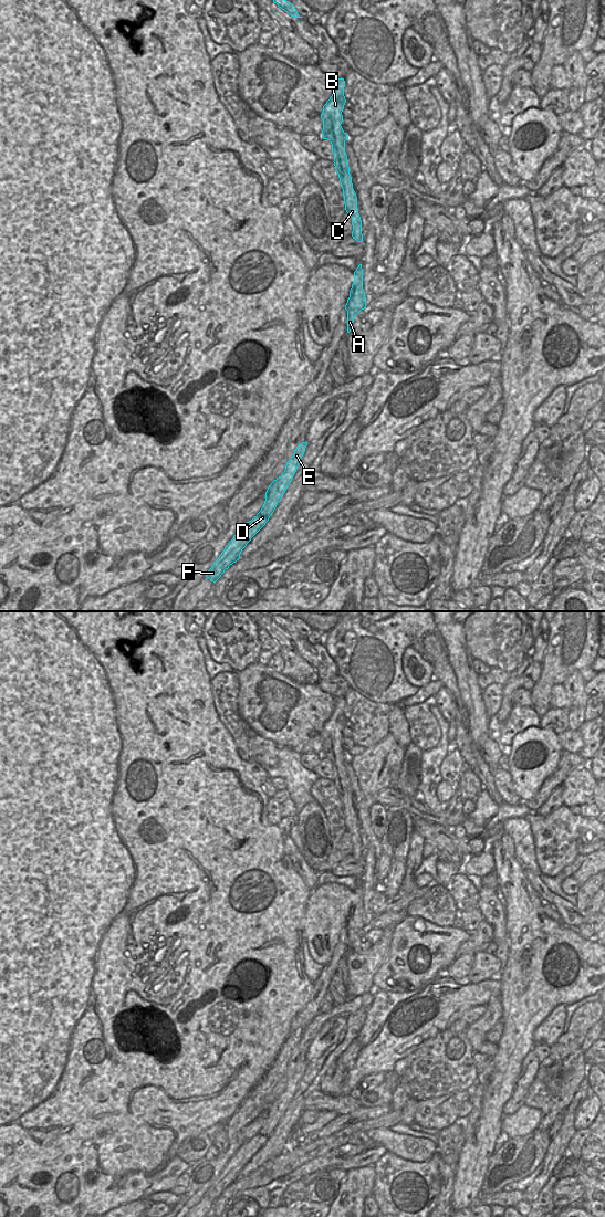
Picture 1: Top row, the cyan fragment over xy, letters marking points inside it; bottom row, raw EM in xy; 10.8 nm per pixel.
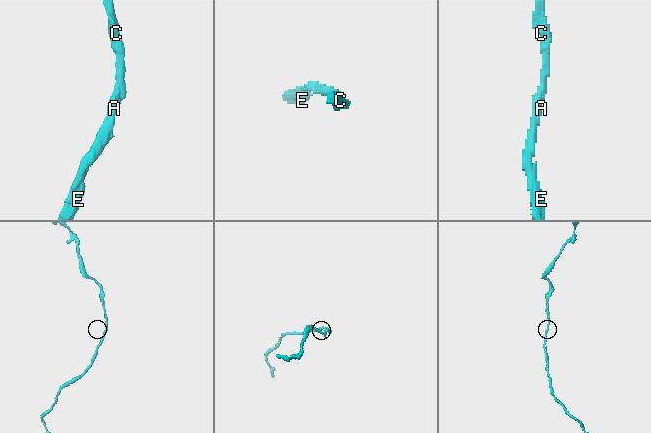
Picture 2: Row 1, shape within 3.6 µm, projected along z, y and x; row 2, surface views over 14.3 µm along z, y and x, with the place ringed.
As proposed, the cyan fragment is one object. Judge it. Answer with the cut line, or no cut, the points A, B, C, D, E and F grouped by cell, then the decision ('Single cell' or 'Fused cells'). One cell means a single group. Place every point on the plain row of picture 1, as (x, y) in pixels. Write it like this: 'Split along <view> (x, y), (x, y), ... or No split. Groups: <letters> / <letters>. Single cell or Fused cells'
No split. Groups: A B C D E F. Single cell.

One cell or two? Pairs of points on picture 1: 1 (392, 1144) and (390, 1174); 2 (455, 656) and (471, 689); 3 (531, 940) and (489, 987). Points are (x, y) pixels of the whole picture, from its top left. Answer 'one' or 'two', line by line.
1: two
2: one
3: two

